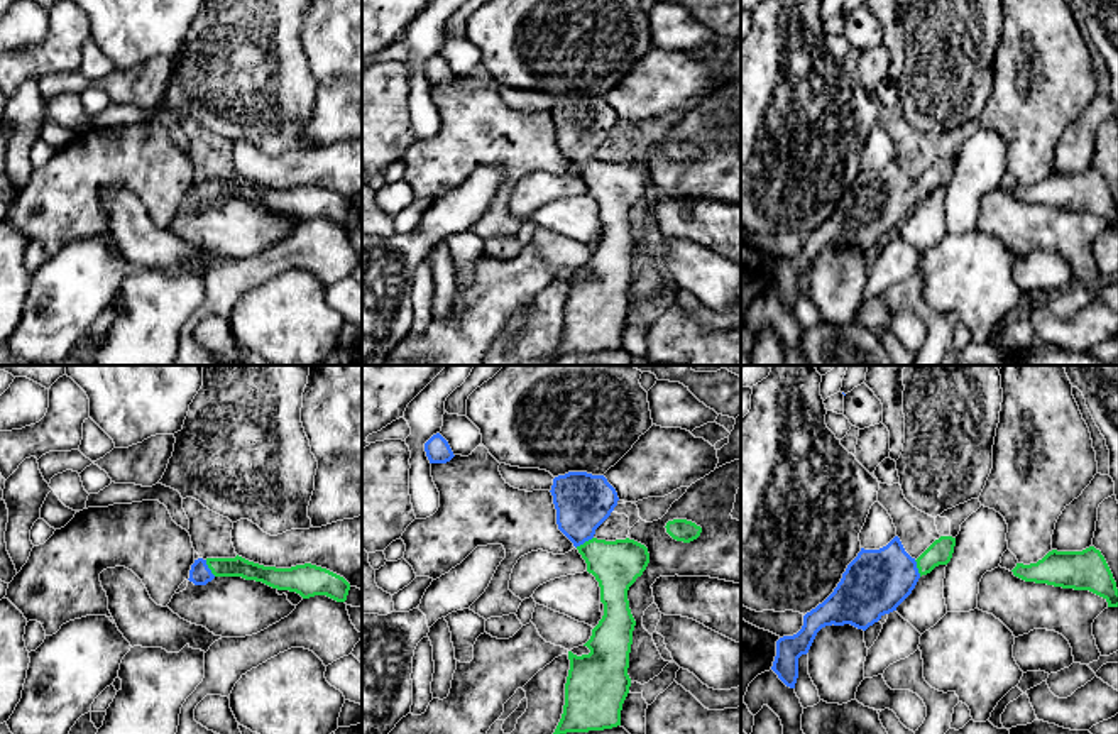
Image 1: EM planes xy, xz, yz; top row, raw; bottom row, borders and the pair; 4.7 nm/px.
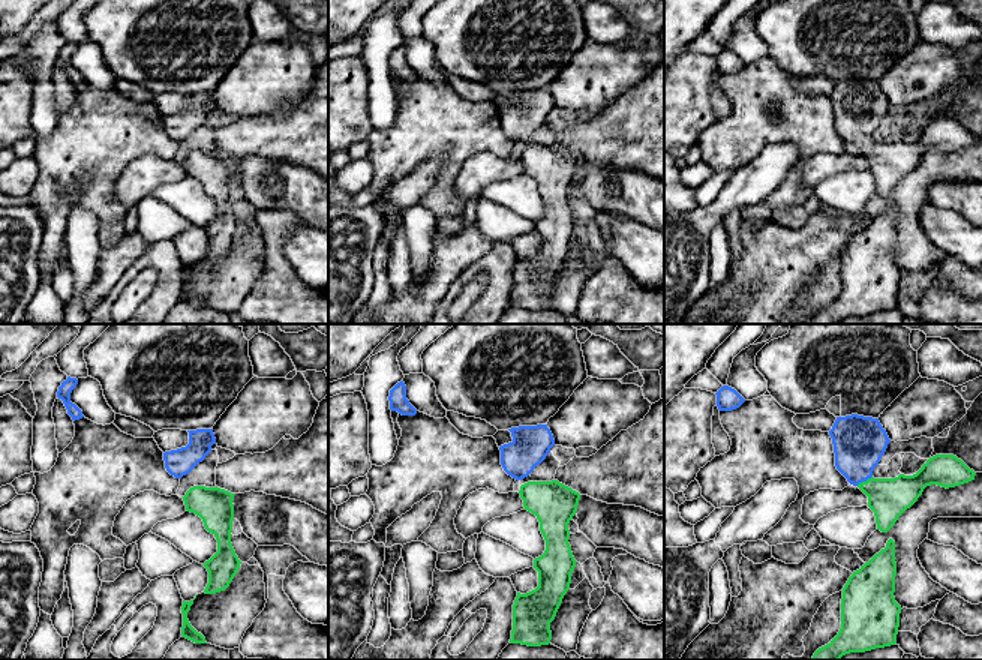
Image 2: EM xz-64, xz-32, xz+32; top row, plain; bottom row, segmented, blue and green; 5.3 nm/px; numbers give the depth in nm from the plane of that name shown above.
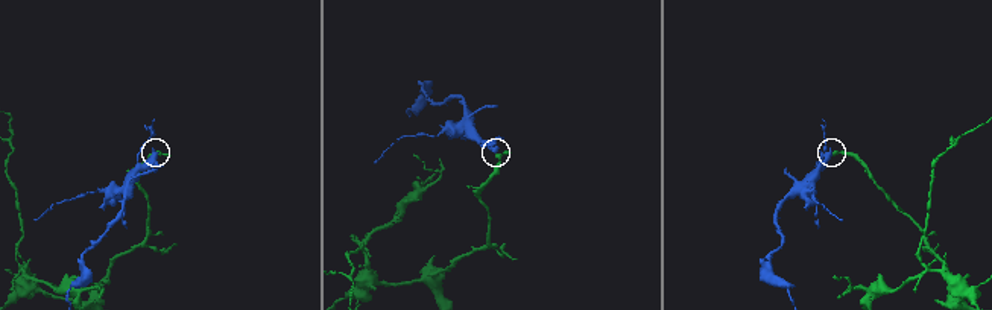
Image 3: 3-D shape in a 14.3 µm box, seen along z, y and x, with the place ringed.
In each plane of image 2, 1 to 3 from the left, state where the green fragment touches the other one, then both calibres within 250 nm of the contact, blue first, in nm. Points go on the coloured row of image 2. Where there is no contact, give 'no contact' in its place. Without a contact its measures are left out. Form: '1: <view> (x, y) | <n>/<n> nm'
1: no contact
2: no contact
3: xz+32 (864, 480) | 280/220 nm

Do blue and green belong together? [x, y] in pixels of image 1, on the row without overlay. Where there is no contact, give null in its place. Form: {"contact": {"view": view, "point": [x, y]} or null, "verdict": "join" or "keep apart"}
{"contact": {"view": "xz", "point": [584, 163]}, "verdict": "join"}

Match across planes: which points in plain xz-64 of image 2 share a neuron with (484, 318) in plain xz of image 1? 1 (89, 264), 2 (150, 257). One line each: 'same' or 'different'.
1: different
2: different

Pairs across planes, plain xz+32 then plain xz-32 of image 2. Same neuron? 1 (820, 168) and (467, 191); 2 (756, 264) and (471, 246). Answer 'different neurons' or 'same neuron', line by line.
1: same neuron
2: same neuron

